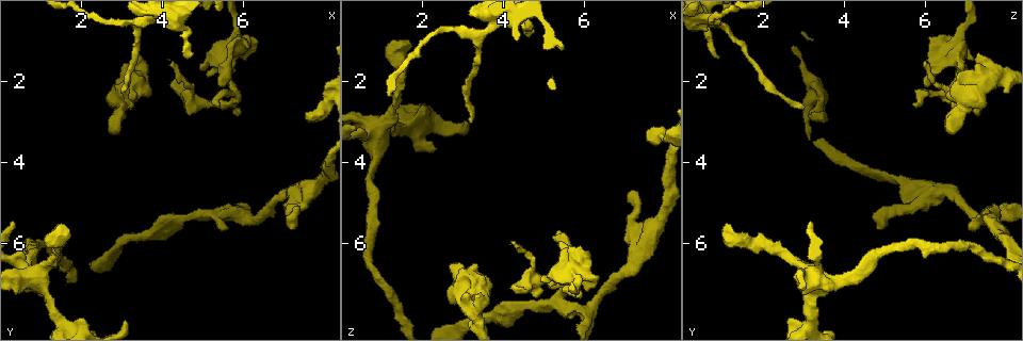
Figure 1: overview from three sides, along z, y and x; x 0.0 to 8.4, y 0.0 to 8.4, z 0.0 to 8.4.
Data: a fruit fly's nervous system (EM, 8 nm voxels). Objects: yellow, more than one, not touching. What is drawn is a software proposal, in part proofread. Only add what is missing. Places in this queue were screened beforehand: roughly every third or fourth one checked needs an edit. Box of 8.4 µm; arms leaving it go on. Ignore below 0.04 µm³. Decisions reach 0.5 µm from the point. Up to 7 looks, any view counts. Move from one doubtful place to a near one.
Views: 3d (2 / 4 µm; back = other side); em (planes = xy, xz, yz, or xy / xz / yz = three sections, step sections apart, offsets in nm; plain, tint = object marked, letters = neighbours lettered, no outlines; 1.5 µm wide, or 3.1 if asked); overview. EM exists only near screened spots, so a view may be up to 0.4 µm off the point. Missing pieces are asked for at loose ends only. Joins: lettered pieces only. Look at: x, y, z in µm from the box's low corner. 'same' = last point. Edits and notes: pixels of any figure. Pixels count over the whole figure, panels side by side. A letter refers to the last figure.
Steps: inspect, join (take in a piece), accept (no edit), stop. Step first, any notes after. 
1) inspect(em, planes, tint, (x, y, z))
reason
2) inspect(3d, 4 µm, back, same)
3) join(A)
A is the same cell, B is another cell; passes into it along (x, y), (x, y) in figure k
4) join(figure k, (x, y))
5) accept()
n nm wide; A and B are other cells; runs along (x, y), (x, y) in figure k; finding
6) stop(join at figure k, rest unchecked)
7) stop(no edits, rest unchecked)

inspect(em, planes, tint, (5.90, 2.90, 7.35))
an open end

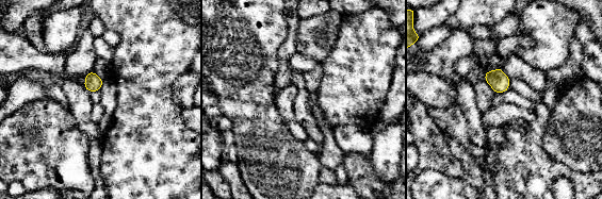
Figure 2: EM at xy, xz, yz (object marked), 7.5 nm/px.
inspect(em, planes, letters, same)
what lies round it

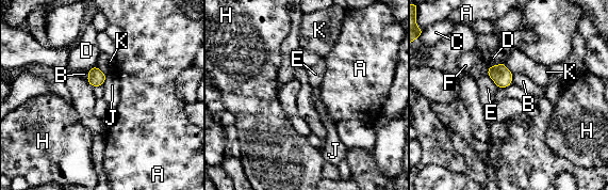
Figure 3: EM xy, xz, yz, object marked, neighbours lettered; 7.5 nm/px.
accept()
A, B, C, D, E, F, H, J and K are other cells; border along (107, 75), (102, 84) in figure 3; no lettered piece goes on from it

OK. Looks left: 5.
inspect(3d, 2 µm, (2.80, 3.30, 6.60))
free end

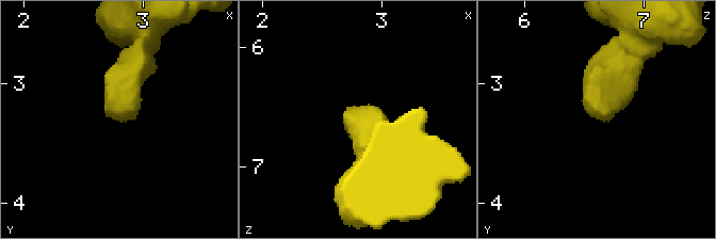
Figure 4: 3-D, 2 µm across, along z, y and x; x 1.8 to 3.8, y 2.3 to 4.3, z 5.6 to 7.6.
inspect(em, planes, letters, (2.74, 3.28, 6.60))

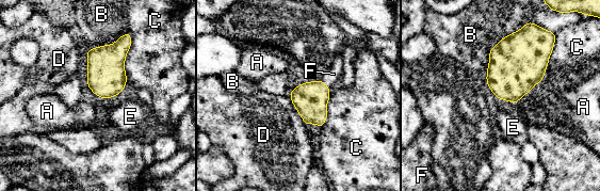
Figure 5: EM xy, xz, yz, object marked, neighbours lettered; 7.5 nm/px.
join(F)
F is the same cell, A, B, C, D and E are other cells; passes into it along (310, 99), (324, 83), (334, 74) in figure 5; it goes on there

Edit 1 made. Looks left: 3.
inspect(3d, 2 µm, (5.65, 5.65, 7.15))
free end

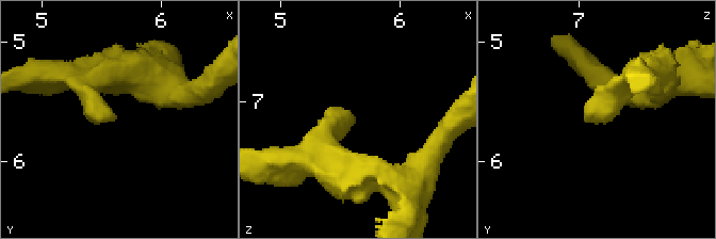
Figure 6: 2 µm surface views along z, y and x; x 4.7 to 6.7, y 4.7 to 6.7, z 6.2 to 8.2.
inspect(em, yz, step 4, tint, (5.60, 5.66, 7.12))
now the EM

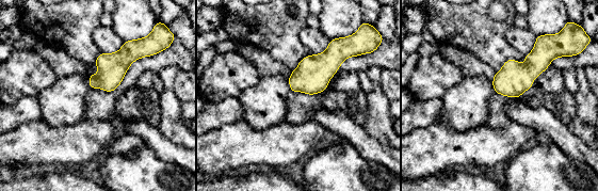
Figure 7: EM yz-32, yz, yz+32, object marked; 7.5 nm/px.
inspect(em, planes, letters, same)
another direction

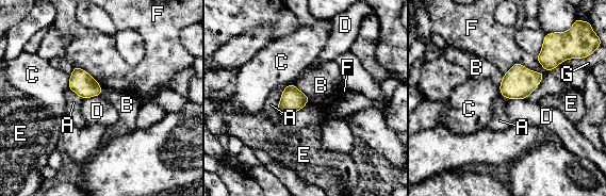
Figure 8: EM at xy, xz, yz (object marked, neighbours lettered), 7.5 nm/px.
accept()
A, B, C, D, E, F and G are other cells; border along (293, 83), (310, 100) in figure 8; no lettered piece goes on from it

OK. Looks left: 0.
stop(join at figure 5, rest unchecked)

